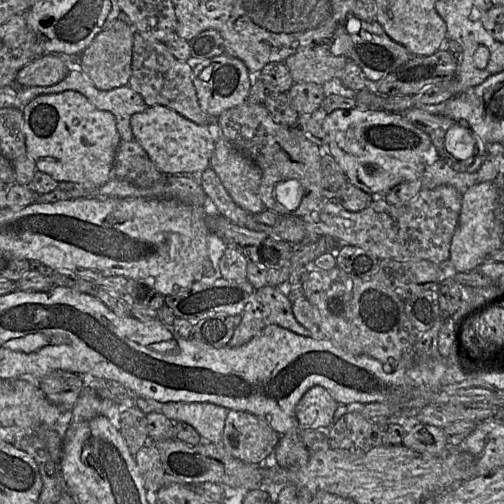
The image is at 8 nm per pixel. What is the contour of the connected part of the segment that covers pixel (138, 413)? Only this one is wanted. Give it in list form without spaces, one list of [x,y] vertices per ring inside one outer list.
[[[136,406],[121,413],[119,431],[133,457],[144,445],[150,445],[151,439],[146,428],[146,414]]]

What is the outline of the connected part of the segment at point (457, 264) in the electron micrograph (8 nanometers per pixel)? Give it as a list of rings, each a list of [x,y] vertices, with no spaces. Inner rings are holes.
[[[491,182],[475,184],[462,193],[459,220],[449,252],[449,260],[457,272],[478,269],[491,253],[503,247],[503,224],[497,219],[497,201],[497,188]]]

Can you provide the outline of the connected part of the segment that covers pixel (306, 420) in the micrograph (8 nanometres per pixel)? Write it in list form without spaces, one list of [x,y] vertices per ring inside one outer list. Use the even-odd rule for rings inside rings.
[[[321,386],[311,387],[295,408],[295,418],[301,430],[329,429],[338,403]]]

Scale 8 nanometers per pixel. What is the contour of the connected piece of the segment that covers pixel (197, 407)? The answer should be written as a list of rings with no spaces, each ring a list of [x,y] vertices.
[[[208,402],[161,403],[160,412],[175,422],[192,426],[202,442],[221,443],[228,409]]]

